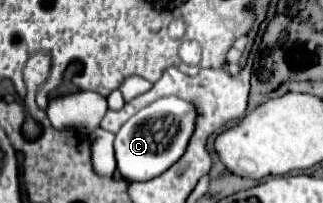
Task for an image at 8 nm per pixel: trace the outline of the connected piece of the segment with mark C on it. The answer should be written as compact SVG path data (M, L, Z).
M161 97L137 111L115 137L117 171L127 181L149 181L165 173L185 153L195 131L197 107L181 97Z

